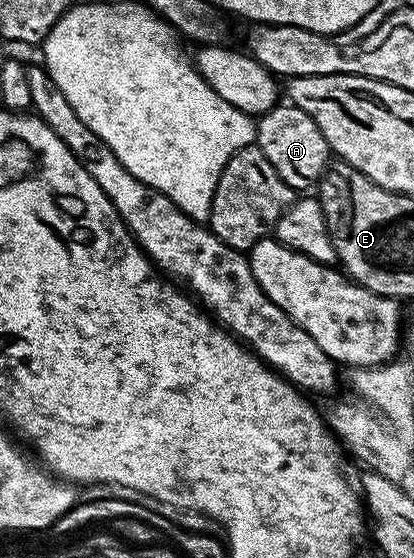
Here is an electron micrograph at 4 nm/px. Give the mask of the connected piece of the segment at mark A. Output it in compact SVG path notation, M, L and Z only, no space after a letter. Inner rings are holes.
M289 102L262 113L256 124L256 147L268 162L272 162L272 166L276 166L276 174L280 174L280 178L295 190L313 189L332 160L324 134L320 134L320 126L316 126L307 112Z

